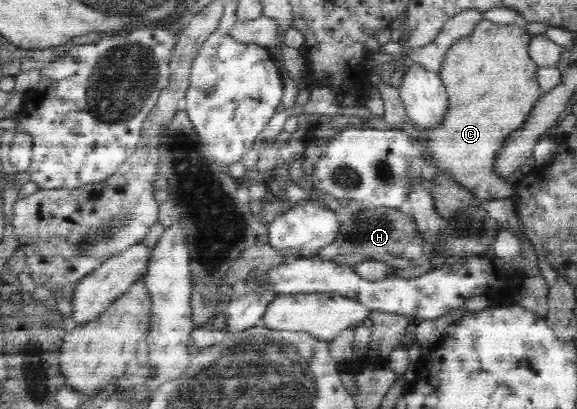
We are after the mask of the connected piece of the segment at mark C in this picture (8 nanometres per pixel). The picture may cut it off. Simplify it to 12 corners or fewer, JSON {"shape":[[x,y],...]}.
{"shape":[[521,21],[447,50],[449,106],[422,146],[478,203],[494,158],[544,94]]}

